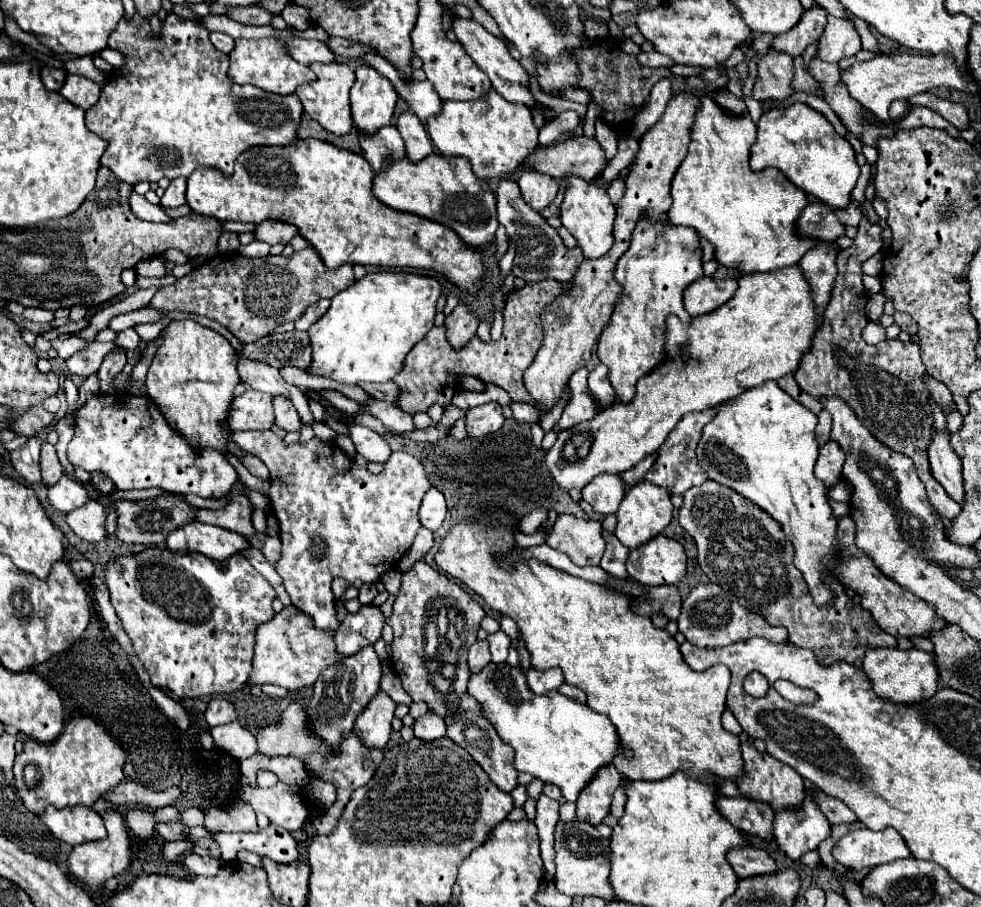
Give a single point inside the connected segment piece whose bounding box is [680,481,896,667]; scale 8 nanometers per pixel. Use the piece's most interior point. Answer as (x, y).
(740, 548)

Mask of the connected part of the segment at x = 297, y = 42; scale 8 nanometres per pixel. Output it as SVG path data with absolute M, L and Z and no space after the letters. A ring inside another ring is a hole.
M286 39L286 49L288 53L298 61L298 63L304 63L304 65L310 65L314 61L318 63L332 63L336 57L334 53L322 43L322 41L316 41L316 39Z

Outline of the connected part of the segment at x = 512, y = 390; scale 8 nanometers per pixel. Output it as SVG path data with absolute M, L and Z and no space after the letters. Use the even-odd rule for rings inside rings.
M544 279L538 283L528 283L522 289L514 289L508 295L506 307L504 307L504 333L500 341L482 341L478 335L462 347L462 351L454 351L450 347L450 341L446 339L446 327L434 327L426 339L422 339L406 357L406 363L402 371L392 379L398 387L398 409L416 415L420 411L428 411L430 405L440 403L448 405L454 391L460 391L458 383L454 383L454 375L472 375L484 383L492 383L502 387L512 401L522 401L536 405L530 393L524 387L524 371L534 361L540 345L542 345L542 325L540 325L540 313L542 309L552 303L558 295L566 293L568 289L554 279Z

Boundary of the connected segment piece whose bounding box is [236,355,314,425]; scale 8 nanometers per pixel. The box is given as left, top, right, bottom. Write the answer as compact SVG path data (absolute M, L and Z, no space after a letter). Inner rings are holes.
M236 355L236 359L238 359L238 373L240 373L242 383L248 383L252 389L268 393L272 397L274 395L284 395L298 409L302 423L312 425L314 417L308 409L308 399L304 397L304 393L298 387L286 383L276 367L270 367L268 363L262 363L262 361L246 359L242 355Z

